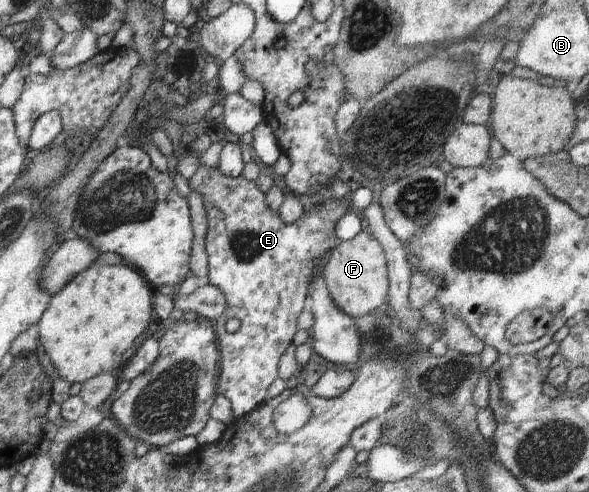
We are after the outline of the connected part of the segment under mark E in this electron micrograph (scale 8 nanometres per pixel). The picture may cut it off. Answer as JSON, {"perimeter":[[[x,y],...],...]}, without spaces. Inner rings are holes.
{"perimeter":[[[202,164],[187,182],[192,191],[202,195],[208,220],[205,235],[208,274],[204,281],[220,289],[227,301],[223,316],[216,320],[214,326],[220,354],[217,393],[230,400],[232,411],[239,418],[264,403],[267,389],[279,377],[280,356],[293,343],[293,337],[299,330],[298,316],[307,308],[311,273],[316,267],[324,267],[329,251],[339,243],[334,226],[340,216],[344,212],[356,211],[350,201],[354,186],[351,185],[352,190],[347,197],[337,200],[328,195],[322,206],[312,207],[293,224],[285,224],[279,212],[272,211],[265,204],[265,193],[258,189],[256,182],[248,181],[243,175],[231,178],[218,168]],[[228,319],[240,321],[240,327],[234,333],[228,333],[225,328]]]}

